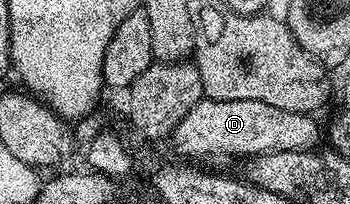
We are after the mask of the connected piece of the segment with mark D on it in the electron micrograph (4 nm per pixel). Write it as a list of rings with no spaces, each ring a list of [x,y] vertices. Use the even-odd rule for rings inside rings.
[[[203,98],[189,111],[187,118],[175,126],[171,145],[179,155],[186,156],[181,158],[205,166],[217,166],[213,164],[221,164],[232,156],[252,158],[268,152],[304,152],[316,145],[313,143],[317,140],[317,124],[313,119],[303,112],[267,106],[267,102]]]

